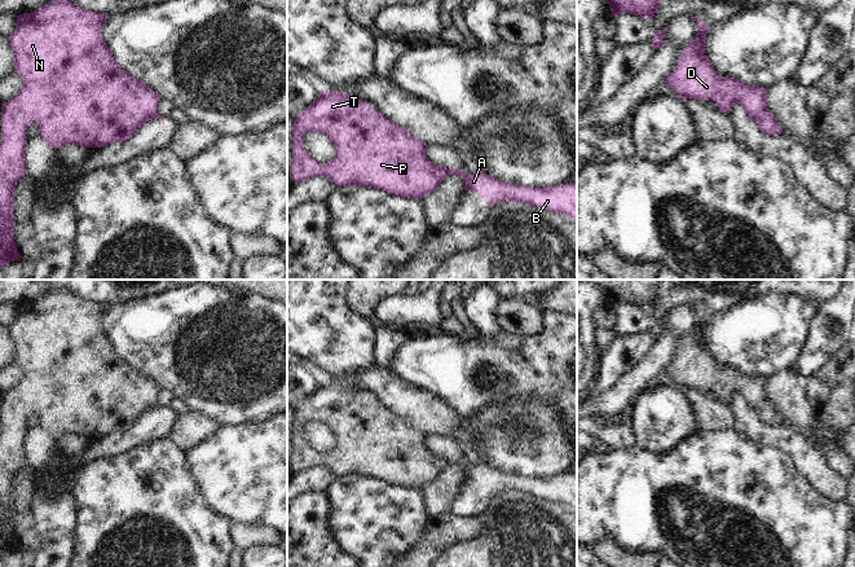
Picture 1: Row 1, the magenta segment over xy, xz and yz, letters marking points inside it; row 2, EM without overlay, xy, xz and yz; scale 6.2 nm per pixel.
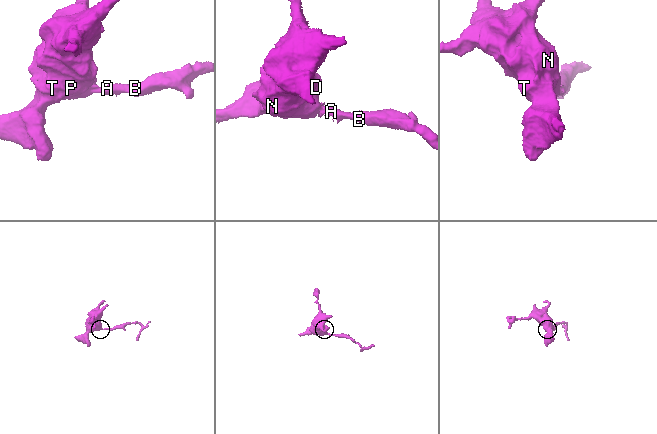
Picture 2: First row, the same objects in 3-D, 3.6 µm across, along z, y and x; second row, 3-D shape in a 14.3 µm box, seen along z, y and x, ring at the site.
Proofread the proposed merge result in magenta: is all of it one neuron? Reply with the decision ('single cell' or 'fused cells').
fused cells

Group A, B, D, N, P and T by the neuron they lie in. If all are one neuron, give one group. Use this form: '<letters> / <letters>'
A B / D N P T

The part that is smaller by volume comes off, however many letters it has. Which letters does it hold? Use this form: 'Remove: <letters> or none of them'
Remove: A, B

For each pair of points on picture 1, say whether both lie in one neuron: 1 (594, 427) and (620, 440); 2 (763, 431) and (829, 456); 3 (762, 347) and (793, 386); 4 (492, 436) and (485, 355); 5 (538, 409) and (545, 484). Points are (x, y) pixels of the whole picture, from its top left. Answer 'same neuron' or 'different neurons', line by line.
1: same neuron
2: different neurons
3: different neurons
4: different neurons
5: different neurons

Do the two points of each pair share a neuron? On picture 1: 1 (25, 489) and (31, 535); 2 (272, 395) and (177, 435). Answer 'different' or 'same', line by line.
1: same
2: different

